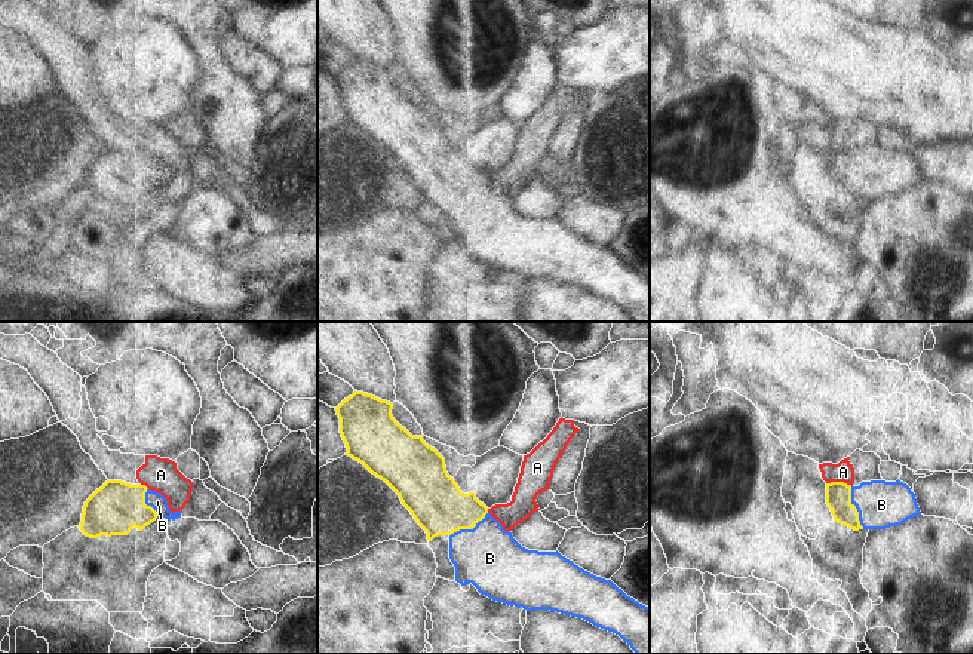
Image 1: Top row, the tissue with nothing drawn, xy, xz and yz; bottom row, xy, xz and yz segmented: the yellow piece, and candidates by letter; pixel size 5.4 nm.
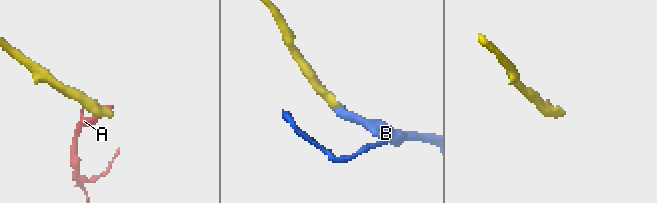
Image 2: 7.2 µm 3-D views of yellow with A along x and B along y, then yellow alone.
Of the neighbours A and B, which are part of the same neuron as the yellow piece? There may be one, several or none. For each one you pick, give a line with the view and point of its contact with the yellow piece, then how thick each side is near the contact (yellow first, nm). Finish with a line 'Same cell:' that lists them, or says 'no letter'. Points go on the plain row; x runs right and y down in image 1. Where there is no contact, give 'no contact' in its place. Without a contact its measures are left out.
B: meets yellow in yz at (855, 175); 140 nm thick on the yellow side, 260 nm on the other
Same cell: B

